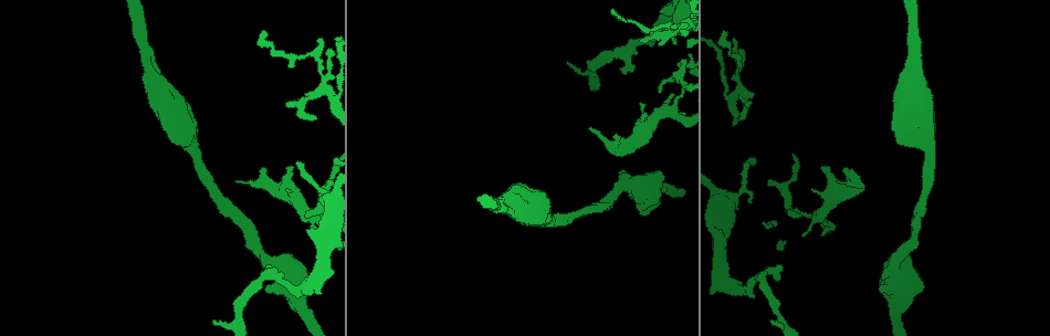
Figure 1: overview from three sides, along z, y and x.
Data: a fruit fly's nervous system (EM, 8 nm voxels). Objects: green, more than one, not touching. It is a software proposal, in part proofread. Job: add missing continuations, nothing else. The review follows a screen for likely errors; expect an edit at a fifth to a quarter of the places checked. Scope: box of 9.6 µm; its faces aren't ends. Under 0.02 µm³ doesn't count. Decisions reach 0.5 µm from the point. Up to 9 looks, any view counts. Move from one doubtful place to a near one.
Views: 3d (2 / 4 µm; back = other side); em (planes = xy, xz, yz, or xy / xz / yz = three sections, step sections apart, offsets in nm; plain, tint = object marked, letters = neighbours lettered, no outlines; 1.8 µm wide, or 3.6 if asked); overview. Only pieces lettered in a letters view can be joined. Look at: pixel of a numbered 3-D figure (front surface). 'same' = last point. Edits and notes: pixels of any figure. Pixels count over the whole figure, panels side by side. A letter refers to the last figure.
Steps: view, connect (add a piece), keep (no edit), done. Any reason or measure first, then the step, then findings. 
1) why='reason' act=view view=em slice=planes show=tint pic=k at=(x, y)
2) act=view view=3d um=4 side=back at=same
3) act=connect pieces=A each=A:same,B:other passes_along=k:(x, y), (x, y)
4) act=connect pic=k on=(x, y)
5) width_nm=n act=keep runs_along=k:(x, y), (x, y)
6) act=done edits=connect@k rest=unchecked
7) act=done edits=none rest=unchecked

why='four or more arms meet' act=view view=em slice=xz step=4 show=tint pic=1 at=(738, 90)

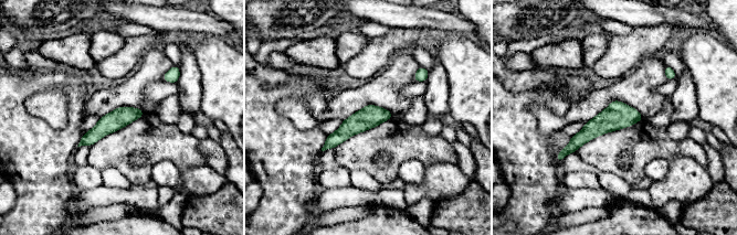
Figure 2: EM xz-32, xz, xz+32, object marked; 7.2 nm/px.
act=view view=em slice=xz step=4 show=letters at=same

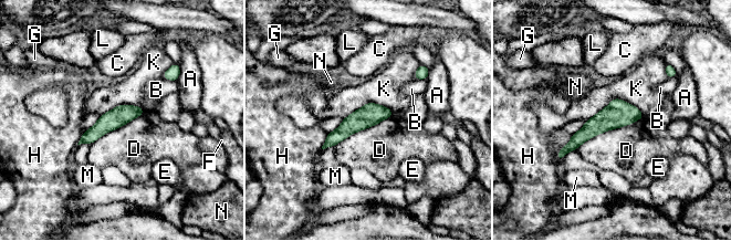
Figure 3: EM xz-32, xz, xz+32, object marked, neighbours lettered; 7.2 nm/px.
act=keep each=A:other,B:other,C:other,D:other,E:other,F:other,G:other,H:other,K:other,L:other,M:other,N:other runs_along=3:(638, 113), (603, 121), (562, 153) found='none of them fits'

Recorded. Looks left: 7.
why='branch stops here' act=view view=3d um=4 pic=1 at=(844, 170)

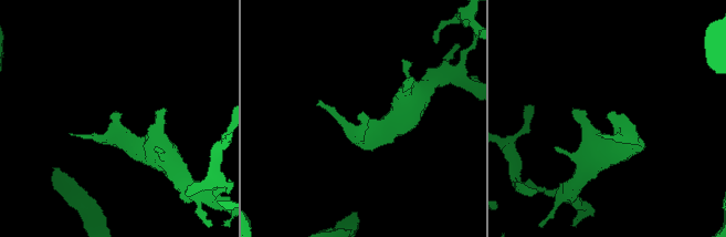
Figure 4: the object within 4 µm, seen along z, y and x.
why='shape alone is not enough' act=view view=em slice=xz step=16 show=tint pic=4 at=(360, 114)

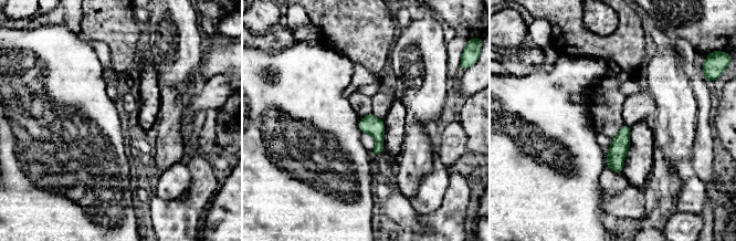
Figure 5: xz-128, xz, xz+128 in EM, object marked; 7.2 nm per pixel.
why='another direction' act=view view=em slice=planes show=letters at=same

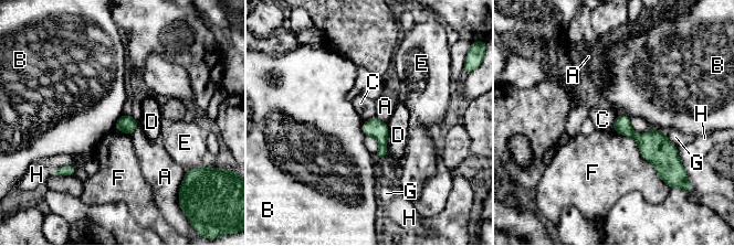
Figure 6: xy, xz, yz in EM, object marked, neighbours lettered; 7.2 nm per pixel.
act=keep each=A:other,B:other,C:other,D:other,E:other,F:other,G:other,H:other found='no lettered piece goes on from it'

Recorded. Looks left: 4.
why='thin end' act=view view=3d um=2 side=back pic=1 at=(767, 180)

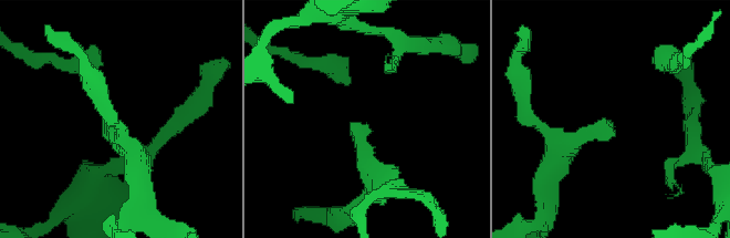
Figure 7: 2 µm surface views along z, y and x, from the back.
why='need the tissue' act=view view=em slice=planes show=letters pic=7 at=(613, 122)

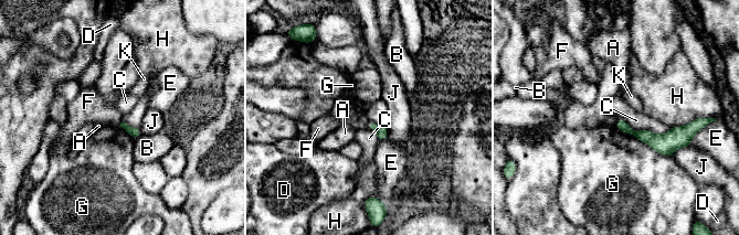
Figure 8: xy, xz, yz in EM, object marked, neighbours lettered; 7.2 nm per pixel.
width_nm=80 act=keep each=A:other,B:other,C:other,D:other,E:other,F:other,G:other,H:other,J:other,K:other runs_along=8:(619, 124), (651, 139), (682, 132) found='no lettered piece goes on from it'

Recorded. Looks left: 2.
why='free end' act=view view=3d um=4 pic=1 at=(721, 229)

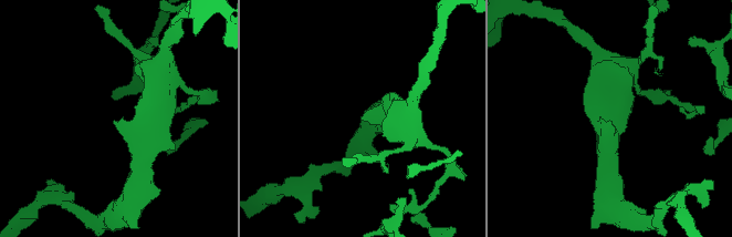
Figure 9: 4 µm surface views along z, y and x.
act=view view=em slice=planes show=letters pic=9 at=(363, 119)

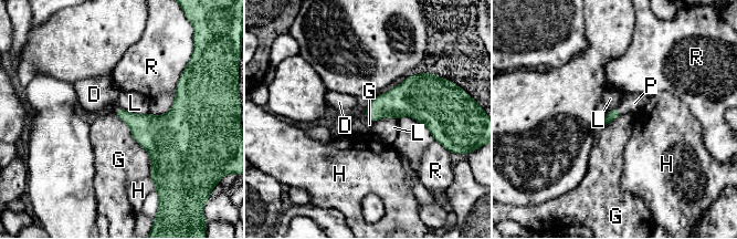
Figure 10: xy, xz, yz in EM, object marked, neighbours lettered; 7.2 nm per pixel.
act=connect pieces=P each=D:other,G:other,H:other,L:other,P:same,R:other passes_along=10:(612, 114), (619, 111), (630, 103) found='it goes on there'

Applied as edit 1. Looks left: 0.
act=done edits=connect@10 rest=unchecked

